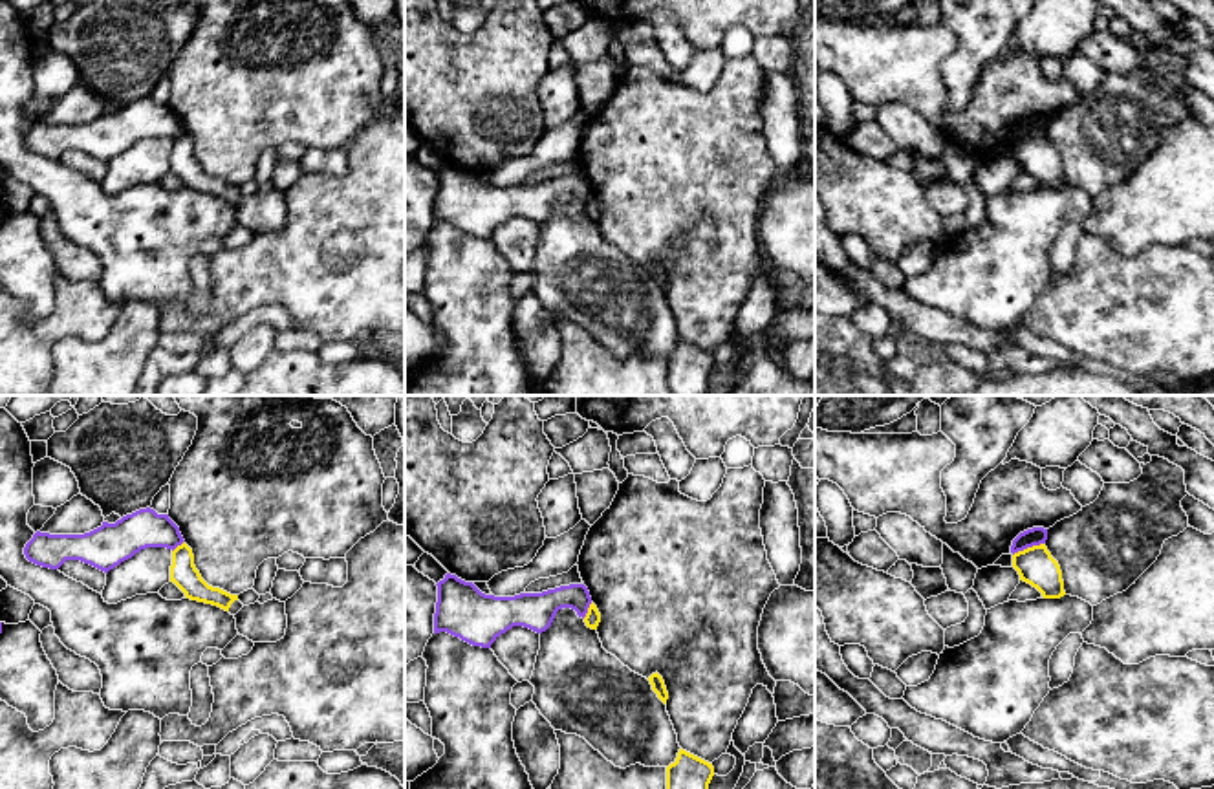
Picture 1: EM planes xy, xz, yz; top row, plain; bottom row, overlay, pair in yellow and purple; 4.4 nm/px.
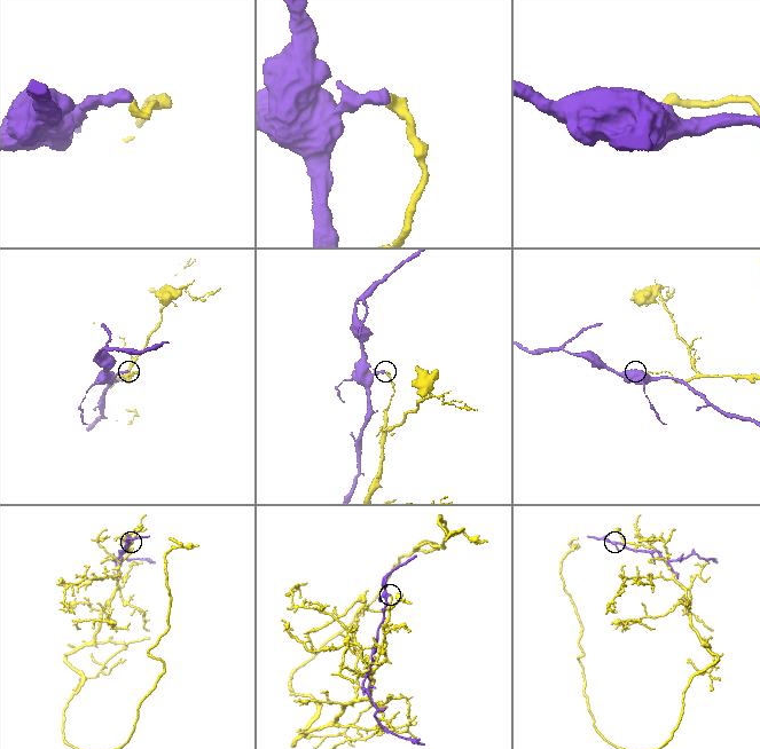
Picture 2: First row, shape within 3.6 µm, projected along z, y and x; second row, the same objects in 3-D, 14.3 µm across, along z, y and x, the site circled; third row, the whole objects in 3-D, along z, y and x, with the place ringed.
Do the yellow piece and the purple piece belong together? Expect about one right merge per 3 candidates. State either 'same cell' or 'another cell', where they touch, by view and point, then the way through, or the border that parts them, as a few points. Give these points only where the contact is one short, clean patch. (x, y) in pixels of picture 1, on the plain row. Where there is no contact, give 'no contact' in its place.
another cell | yz (1028, 138) | along yz (1044, 132), (1018, 140), (1013, 145)

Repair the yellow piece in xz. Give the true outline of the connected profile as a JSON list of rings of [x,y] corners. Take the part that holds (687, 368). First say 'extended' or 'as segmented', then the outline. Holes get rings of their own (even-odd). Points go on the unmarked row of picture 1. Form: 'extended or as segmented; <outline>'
as segmented; [[[679,339],[674,353],[667,357],[667,381],[676,395],[707,395],[712,353]]]

